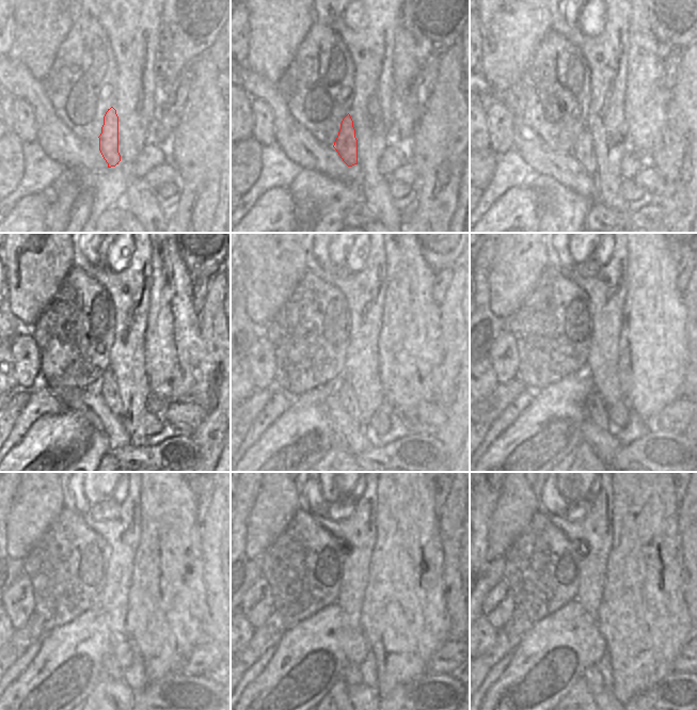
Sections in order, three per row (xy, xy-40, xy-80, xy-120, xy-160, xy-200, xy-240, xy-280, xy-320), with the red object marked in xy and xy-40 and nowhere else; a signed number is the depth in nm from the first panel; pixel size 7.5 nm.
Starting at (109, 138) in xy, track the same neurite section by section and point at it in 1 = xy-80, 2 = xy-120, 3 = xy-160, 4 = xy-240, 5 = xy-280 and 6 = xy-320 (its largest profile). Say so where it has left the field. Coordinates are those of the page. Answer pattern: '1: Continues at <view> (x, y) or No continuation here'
1: Continues at xy-80 (583, 148)
2: Continues at xy-120 (108, 389)
3: Continues at xy-160 (345, 392)
4: Continues at xy-240 (110, 668)
5: Continues at xy-280 (351, 675)
6: Continues at xy-320 (593, 679).

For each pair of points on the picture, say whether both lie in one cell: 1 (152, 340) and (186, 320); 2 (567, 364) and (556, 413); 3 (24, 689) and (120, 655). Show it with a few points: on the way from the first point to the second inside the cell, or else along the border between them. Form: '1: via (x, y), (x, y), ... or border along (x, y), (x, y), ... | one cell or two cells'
1: via (165, 341), (176, 351), (178, 349), (178, 334) | one cell
2: border along (583, 373), (570, 373), (541, 389) | two cells
3: via (47, 673), (77, 648), (96, 648) | one cell

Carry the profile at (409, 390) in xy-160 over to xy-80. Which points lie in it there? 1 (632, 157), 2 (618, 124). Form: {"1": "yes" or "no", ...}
{"1": "no", "2": "no"}

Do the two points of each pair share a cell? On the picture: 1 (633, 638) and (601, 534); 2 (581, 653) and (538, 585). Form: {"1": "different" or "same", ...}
{"1": "different", "2": "different"}

